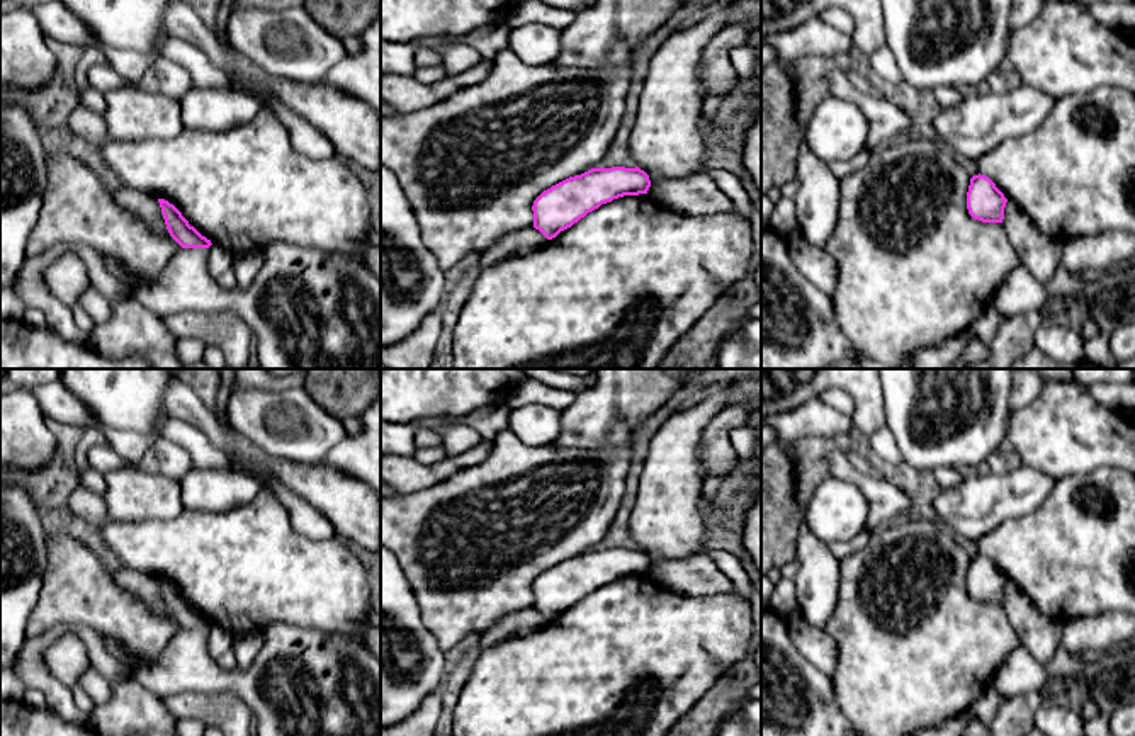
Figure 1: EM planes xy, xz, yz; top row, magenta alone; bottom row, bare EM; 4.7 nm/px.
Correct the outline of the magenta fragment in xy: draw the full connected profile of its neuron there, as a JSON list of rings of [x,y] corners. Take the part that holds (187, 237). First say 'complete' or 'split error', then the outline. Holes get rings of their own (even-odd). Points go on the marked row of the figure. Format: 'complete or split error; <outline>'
complete; [[[158,199],[158,202],[170,236],[182,248],[209,248],[212,245],[211,240],[202,236],[194,226],[189,224],[173,204],[165,199]]]

